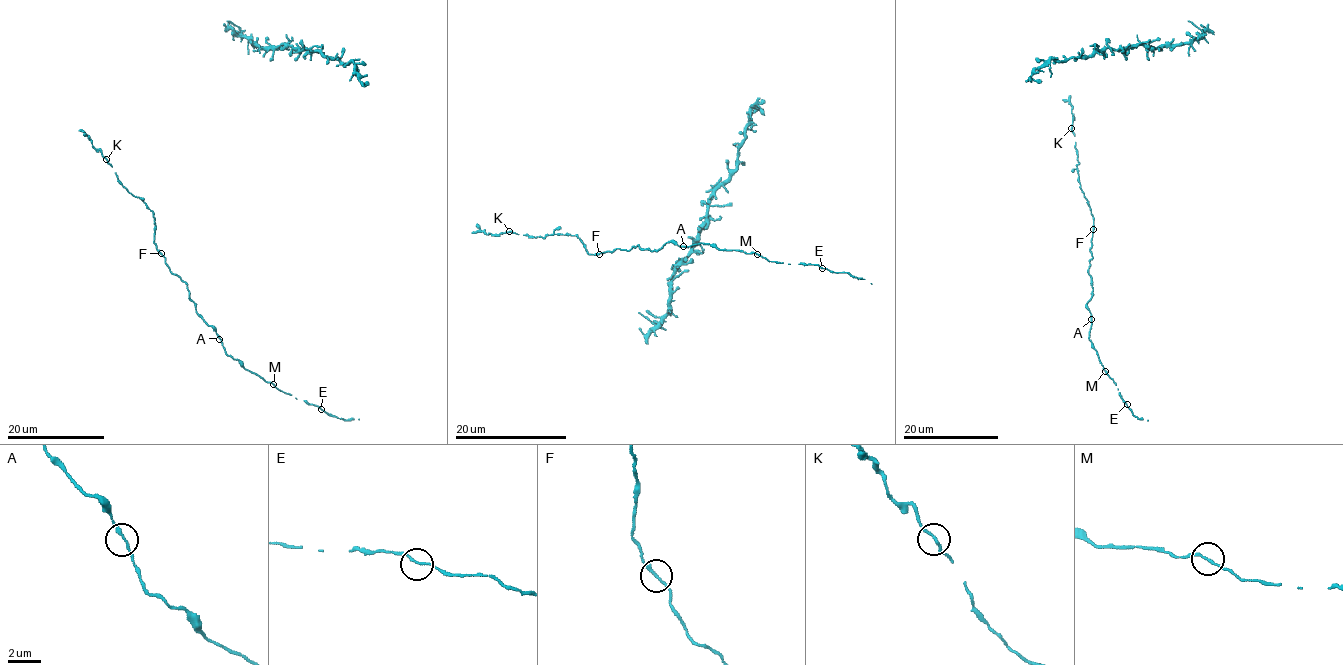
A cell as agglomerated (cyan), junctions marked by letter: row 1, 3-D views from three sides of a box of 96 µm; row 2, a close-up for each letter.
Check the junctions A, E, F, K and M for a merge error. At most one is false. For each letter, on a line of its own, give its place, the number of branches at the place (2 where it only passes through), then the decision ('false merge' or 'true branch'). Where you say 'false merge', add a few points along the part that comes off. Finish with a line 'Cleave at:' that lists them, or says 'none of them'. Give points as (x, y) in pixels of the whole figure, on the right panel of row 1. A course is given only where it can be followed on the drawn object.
A: place (1091, 319); branches 2; true branch
E: place (1127, 404); branches 2; true branch
F: place (1093, 229); branches 2; true branch
K: place (1071, 128); branches 2; true branch
M: place (1105, 371); branches 2; true branch
Cleave at: none of them

